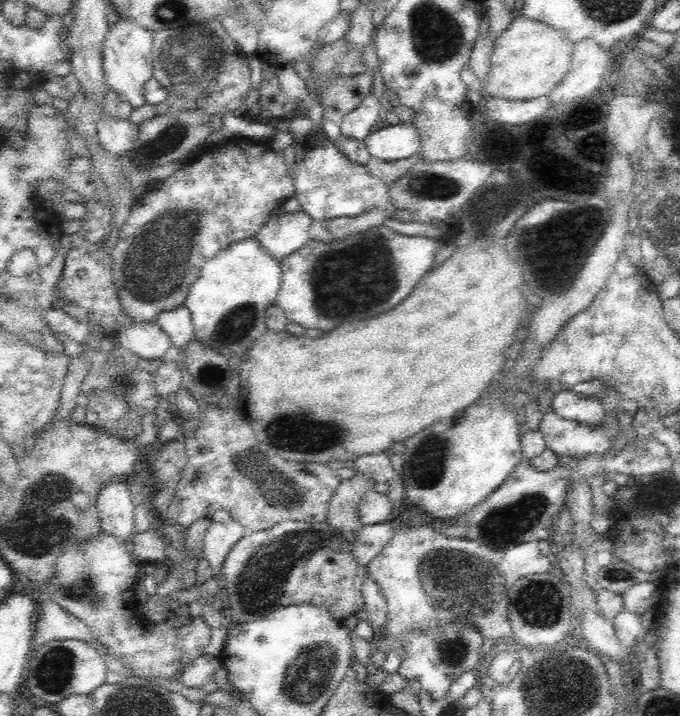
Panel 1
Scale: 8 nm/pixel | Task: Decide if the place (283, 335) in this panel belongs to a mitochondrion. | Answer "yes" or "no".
no

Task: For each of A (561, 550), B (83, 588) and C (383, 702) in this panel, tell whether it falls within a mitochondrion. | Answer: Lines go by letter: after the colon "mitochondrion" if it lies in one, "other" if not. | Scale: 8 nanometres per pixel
A: other
B: mitochondrion
C: other

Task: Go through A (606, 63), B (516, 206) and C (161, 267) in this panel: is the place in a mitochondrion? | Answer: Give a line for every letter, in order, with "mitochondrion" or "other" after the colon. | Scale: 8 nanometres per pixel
A: other
B: other
C: mitochondrion

